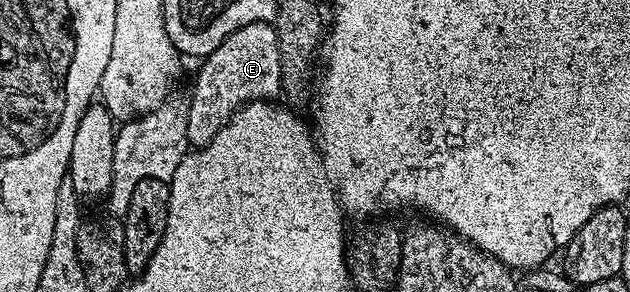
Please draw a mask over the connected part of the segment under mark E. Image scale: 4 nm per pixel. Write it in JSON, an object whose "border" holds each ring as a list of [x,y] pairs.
{"border":[[[263,22],[260,24],[249,24],[243,28],[237,28],[212,54],[201,61],[202,69],[198,72],[198,77],[194,80],[194,93],[188,99],[186,110],[186,143],[191,149],[202,148],[231,120],[242,107],[252,100],[269,101],[277,97],[282,91],[282,67],[280,66],[280,46],[278,45],[278,35],[273,23]]]}

